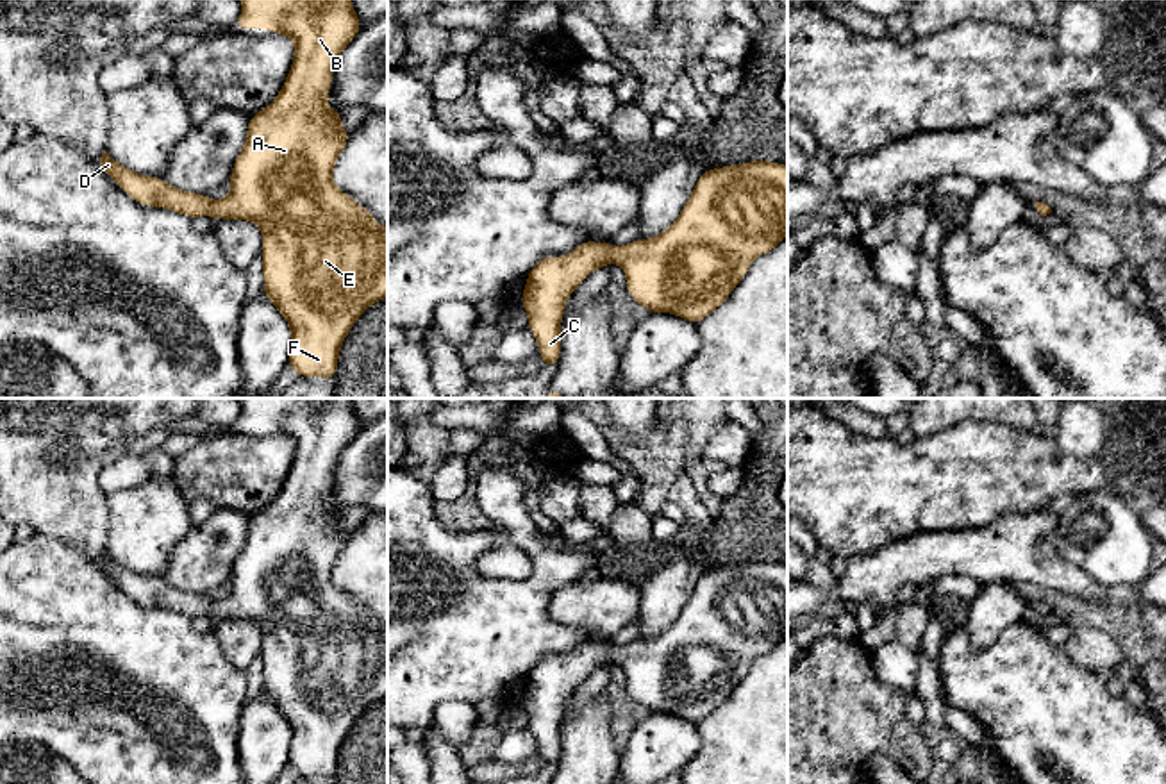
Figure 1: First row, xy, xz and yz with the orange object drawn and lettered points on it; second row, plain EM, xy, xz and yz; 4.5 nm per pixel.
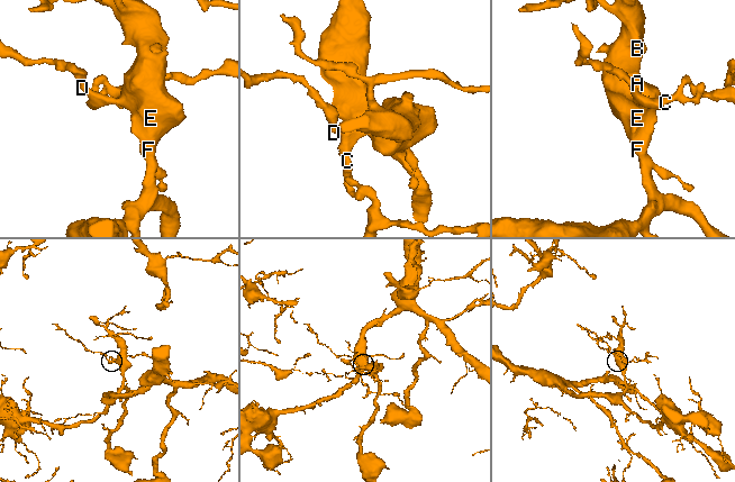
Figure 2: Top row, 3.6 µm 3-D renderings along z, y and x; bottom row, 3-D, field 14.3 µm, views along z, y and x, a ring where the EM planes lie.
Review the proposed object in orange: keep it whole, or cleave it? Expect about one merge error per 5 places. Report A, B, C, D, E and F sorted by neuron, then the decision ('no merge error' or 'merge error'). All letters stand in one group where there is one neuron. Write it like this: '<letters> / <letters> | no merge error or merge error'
A B C D E F | no merge error

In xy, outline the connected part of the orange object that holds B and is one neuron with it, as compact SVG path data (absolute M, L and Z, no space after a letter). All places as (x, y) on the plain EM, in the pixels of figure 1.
M239 398L243 404L241 416L234 421L236 429L271 429L275 434L289 436L295 441L295 461L287 473L287 479L275 496L275 500L261 513L252 514L248 521L248 536L245 541L243 550L234 561L234 570L230 575L232 589L230 593L220 600L212 602L207 595L196 595L180 591L170 586L166 580L148 575L139 575L125 566L118 564L109 554L104 550L100 559L100 568L137 604L152 605L152 607L166 607L170 611L180 613L187 618L196 616L218 616L221 620L250 620L255 621L262 630L262 675L264 675L264 689L262 693L273 702L277 711L287 720L291 727L291 746L287 764L298 773L298 777L323 777L323 779L336 779L337 775L337 757L339 748L366 707L387 696L387 630L380 627L373 616L362 609L354 598L345 595L334 582L332 582L332 568L337 561L341 550L345 550L350 534L341 527L341 511L329 511L327 509L327 493L332 486L332 471L336 459L345 450L345 446L357 436L361 430L361 421L354 413L350 398Z

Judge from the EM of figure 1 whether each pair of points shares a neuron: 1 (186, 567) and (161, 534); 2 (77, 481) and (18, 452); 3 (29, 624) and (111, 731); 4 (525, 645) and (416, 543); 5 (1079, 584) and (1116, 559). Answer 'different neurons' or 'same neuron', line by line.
1: different neurons
2: same neuron
3: same neuron
4: same neuron
5: different neurons

